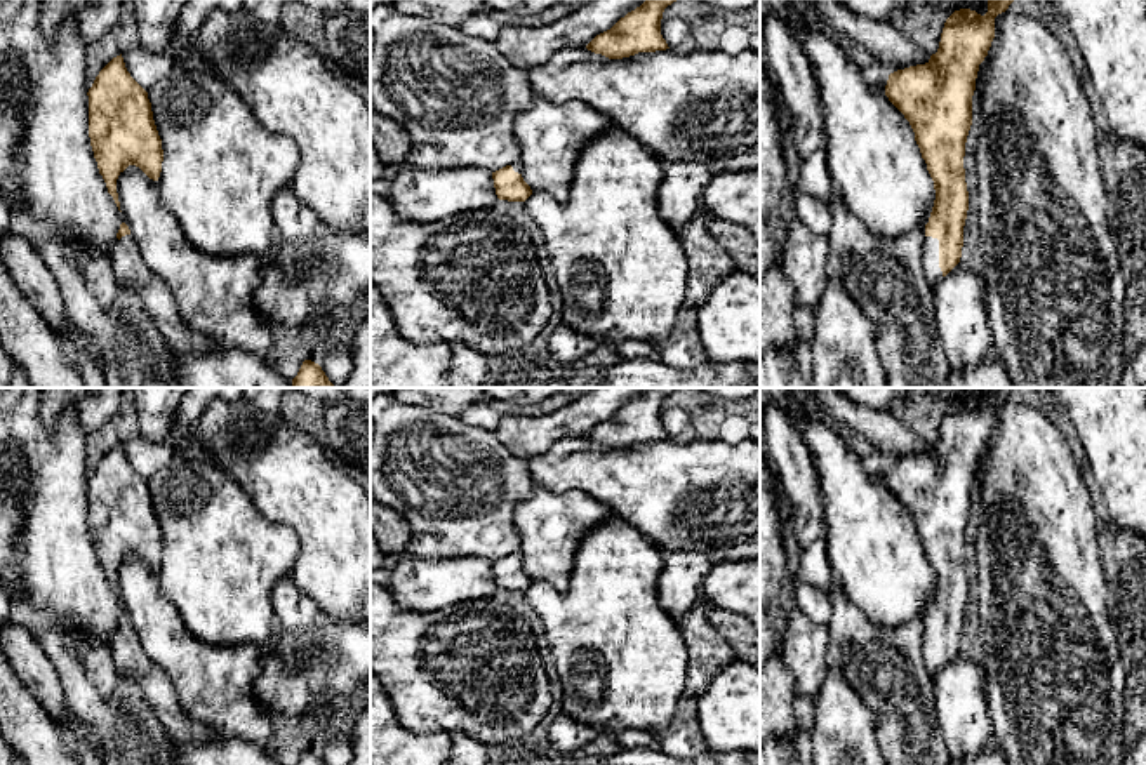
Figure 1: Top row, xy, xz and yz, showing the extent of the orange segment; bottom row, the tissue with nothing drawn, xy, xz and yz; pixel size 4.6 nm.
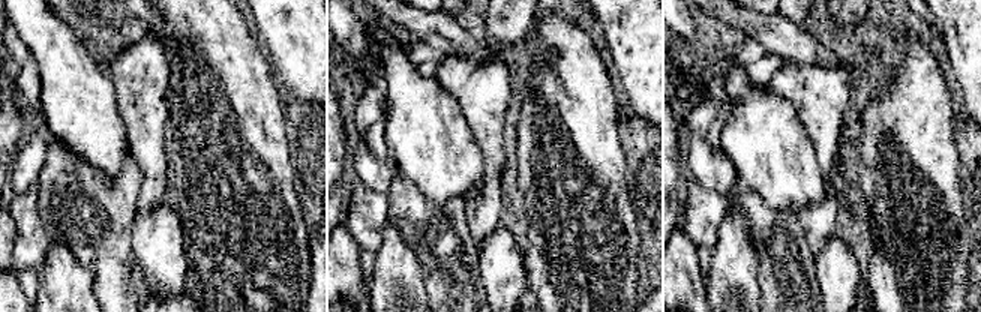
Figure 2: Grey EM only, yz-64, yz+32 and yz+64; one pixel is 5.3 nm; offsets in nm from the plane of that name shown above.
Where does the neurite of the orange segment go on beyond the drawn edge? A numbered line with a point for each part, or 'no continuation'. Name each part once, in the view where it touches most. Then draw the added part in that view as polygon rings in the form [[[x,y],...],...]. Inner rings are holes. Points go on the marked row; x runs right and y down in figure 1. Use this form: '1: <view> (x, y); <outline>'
1: yz (931, 268); [[[925,236],[923,250],[922,250],[922,269],[929,282],[929,285],[936,285],[943,276],[939,268],[939,240],[932,236]]]

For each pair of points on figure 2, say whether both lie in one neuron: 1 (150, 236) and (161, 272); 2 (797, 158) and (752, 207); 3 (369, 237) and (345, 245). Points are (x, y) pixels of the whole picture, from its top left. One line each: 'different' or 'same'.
1: same
2: different
3: different

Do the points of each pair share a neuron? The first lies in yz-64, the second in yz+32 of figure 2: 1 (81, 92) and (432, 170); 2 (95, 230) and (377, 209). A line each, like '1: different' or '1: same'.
1: same
2: different

